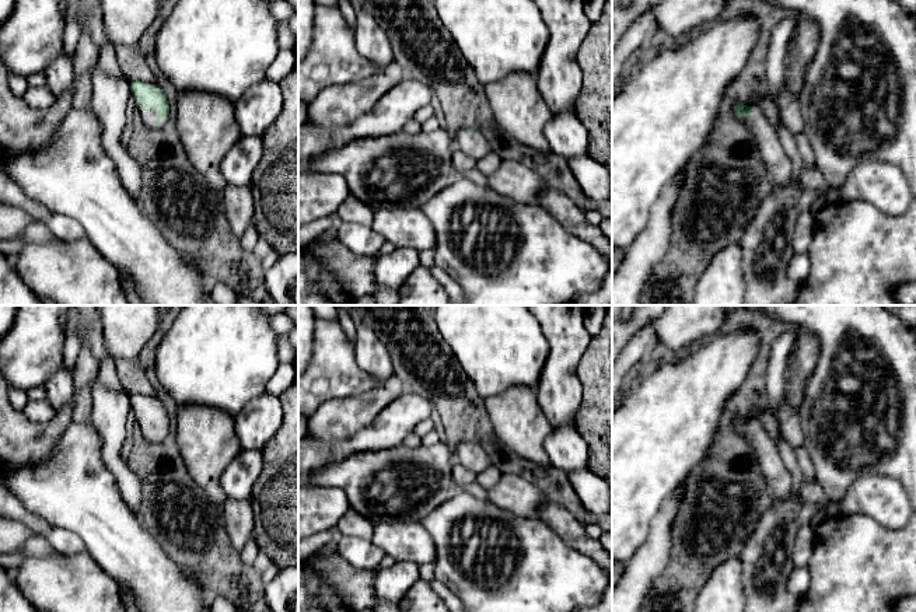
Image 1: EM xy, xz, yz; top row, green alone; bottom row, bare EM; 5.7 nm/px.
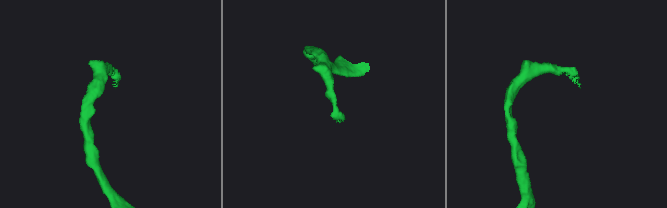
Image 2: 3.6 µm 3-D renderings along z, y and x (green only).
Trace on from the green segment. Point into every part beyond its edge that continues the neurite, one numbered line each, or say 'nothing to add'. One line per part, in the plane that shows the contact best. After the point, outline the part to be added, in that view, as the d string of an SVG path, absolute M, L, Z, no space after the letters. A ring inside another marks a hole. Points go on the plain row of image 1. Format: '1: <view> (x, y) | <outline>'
1: xy (149, 432) | M136 422L136 426L141 431L143 437L146 440L148 440L148 441L153 441L153 443L162 441L168 436L168 431L169 431L169 429L167 427L165 431L157 437L155 436L157 434L157 430L158 430L158 426L157 424L144 424L141 422Z

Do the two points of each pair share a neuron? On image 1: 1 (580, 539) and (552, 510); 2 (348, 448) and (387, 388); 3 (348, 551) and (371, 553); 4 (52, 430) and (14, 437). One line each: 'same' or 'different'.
1: same
2: different
3: same
4: same

